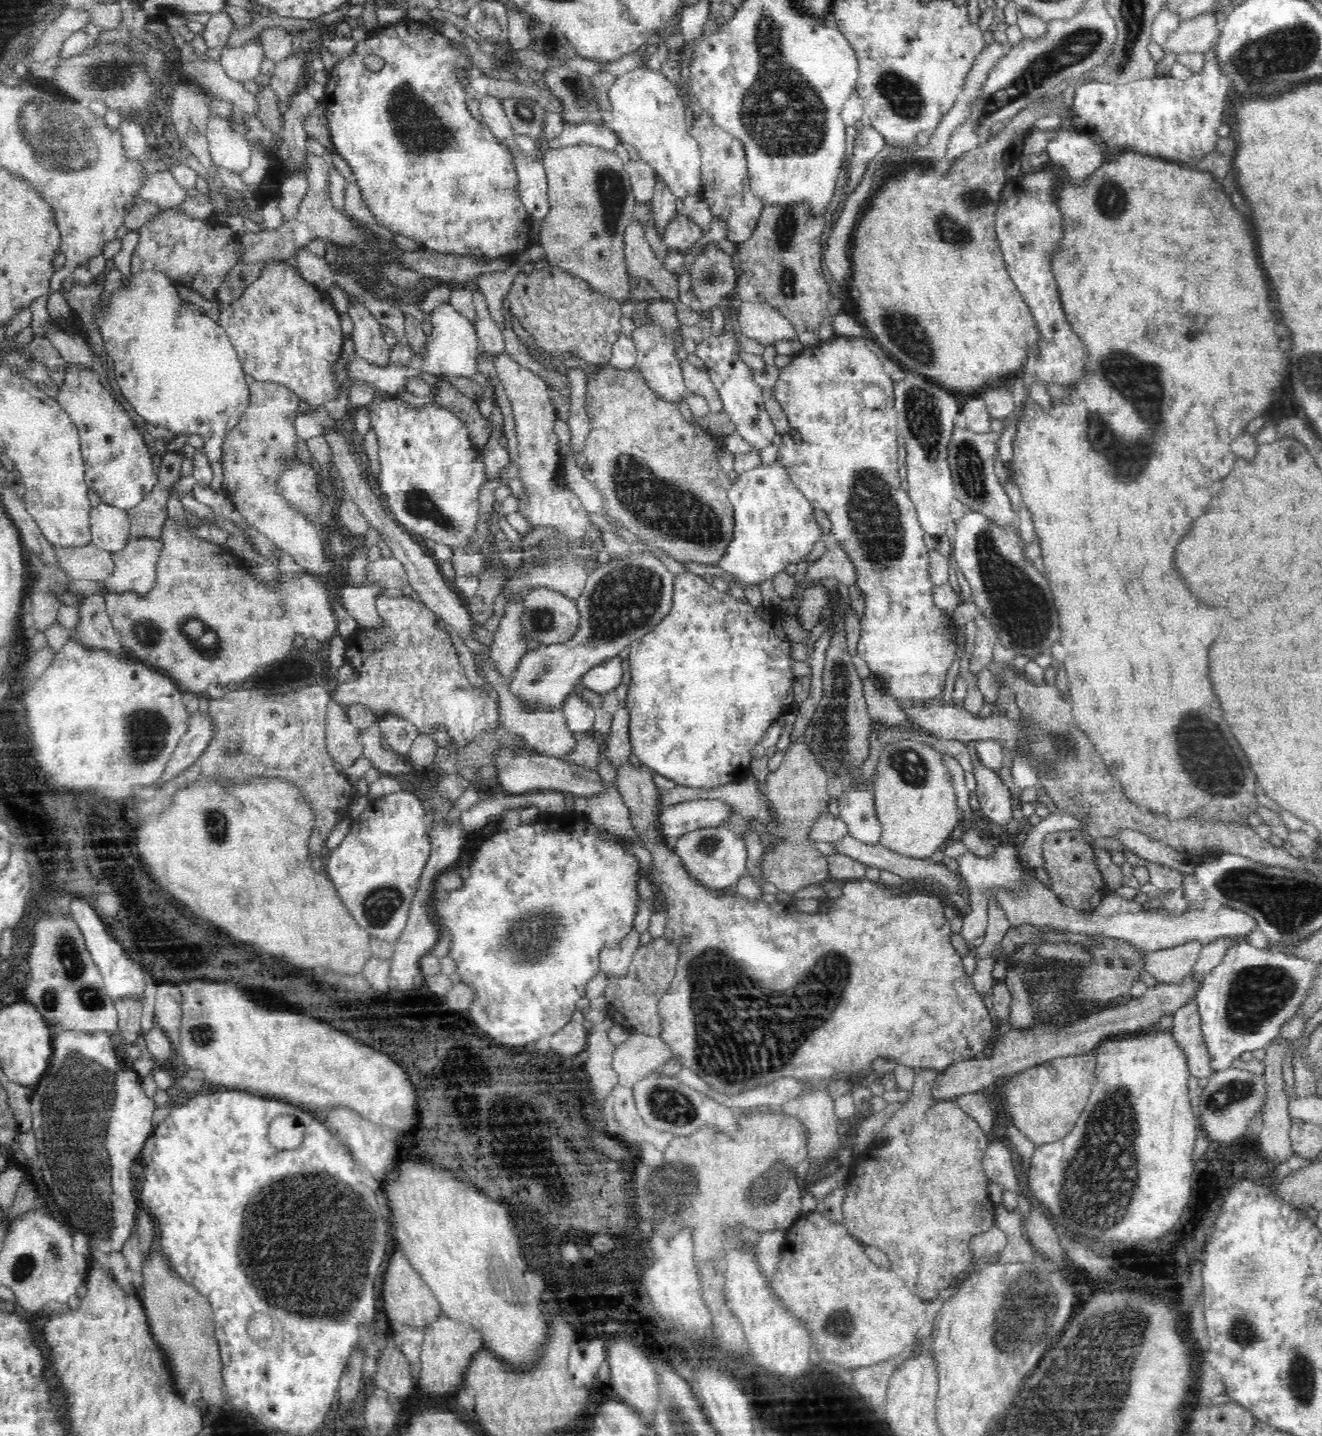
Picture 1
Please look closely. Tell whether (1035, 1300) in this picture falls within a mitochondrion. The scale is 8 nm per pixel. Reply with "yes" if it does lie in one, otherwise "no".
yes

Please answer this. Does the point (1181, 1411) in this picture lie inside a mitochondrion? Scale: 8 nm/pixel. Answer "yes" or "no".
no

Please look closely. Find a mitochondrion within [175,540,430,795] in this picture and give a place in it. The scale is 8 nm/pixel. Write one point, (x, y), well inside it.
(199, 632)

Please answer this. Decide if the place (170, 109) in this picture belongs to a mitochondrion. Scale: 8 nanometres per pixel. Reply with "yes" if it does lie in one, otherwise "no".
no

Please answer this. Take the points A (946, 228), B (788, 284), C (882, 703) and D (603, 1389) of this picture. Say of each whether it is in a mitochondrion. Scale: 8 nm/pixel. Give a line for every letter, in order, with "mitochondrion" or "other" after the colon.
A: mitochondrion
B: mitochondrion
C: other
D: other

